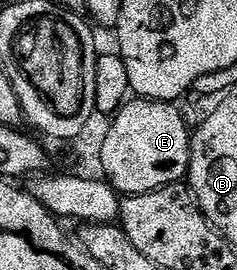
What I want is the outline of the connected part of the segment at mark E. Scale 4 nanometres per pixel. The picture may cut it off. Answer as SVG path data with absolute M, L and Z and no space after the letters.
M133 98L112 117L103 143L100 171L122 197L169 188L188 177L191 128L185 125L177 107L176 103L164 100Z

